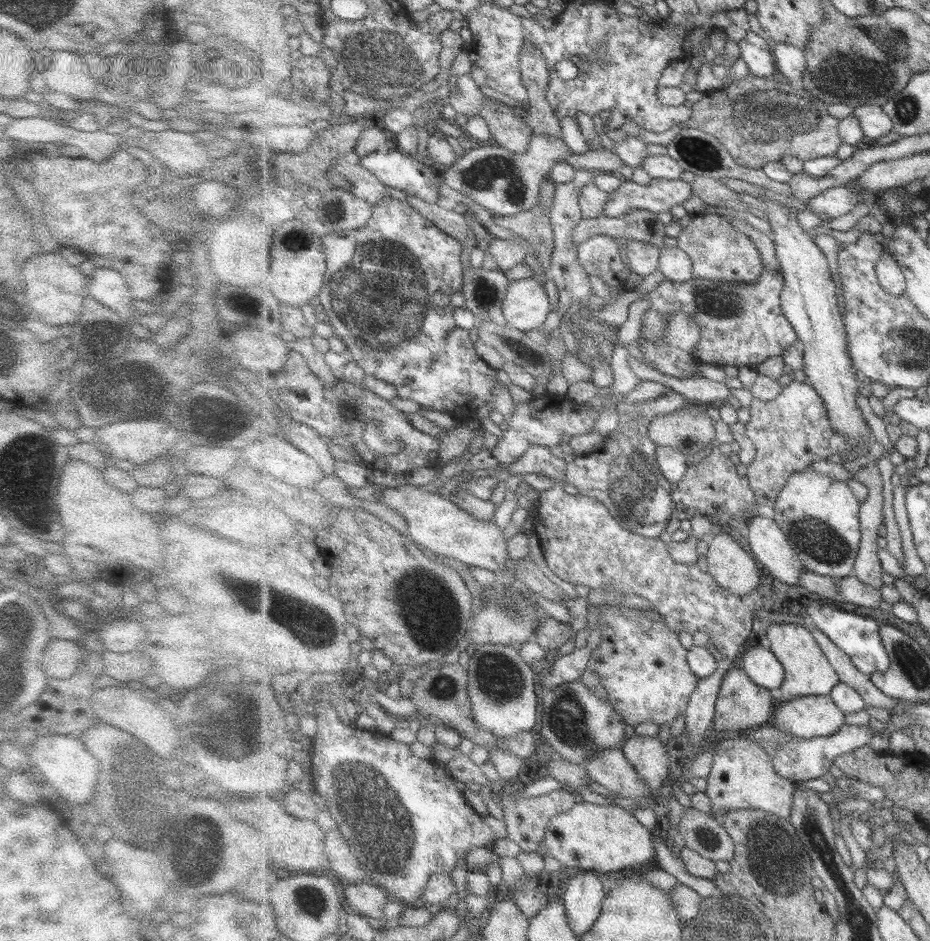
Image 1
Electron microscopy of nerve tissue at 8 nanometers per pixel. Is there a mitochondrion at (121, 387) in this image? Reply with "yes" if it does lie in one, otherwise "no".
yes

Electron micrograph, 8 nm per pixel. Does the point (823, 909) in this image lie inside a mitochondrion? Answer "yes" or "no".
no

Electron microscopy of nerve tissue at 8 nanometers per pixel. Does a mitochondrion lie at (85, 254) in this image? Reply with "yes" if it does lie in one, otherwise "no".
no

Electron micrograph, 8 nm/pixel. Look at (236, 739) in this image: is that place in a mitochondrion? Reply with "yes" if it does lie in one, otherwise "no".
yes

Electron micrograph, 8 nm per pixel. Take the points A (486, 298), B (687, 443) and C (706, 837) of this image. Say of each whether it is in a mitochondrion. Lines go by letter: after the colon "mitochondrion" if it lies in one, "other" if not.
A: mitochondrion
B: other
C: mitochondrion

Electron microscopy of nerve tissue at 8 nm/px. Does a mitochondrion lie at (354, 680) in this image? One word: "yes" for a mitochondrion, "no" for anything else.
no

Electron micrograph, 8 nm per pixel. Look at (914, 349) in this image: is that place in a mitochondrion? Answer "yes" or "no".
yes

